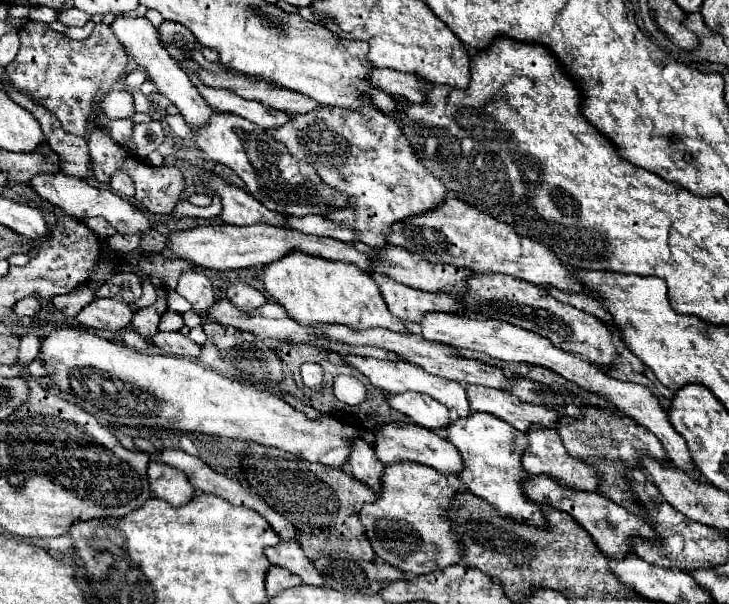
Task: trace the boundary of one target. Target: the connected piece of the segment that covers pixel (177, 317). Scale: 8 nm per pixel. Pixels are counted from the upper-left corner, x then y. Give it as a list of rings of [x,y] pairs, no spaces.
[[[166,310],[166,312],[162,314],[162,318],[160,318],[158,330],[166,330],[166,332],[178,332],[182,326],[184,326],[182,314],[180,314],[180,312],[174,312],[174,310]]]

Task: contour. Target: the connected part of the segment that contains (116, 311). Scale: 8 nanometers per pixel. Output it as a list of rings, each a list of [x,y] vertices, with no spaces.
[[[100,298],[90,302],[86,308],[82,308],[80,314],[76,316],[76,322],[86,328],[118,332],[130,326],[132,316],[134,316],[134,310],[130,304],[114,300],[114,298]]]

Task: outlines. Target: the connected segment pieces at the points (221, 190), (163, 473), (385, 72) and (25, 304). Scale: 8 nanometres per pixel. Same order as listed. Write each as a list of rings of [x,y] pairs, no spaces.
[[[208,174],[202,176],[202,184],[210,190],[214,190],[220,200],[222,200],[222,220],[226,224],[236,224],[236,226],[248,226],[248,224],[270,224],[270,226],[280,226],[280,228],[288,228],[284,226],[286,216],[268,210],[266,206],[262,206],[256,198],[252,198],[252,194],[224,182],[222,178],[218,178],[216,174]]]
[[[158,460],[150,462],[148,478],[154,496],[166,500],[172,506],[184,506],[196,496],[196,490],[192,488],[188,476],[182,470],[176,470]]]
[[[374,68],[370,80],[388,94],[396,94],[414,104],[424,104],[426,100],[426,86],[416,74],[404,74],[388,68]]]
[[[22,298],[20,302],[16,302],[14,306],[14,314],[28,320],[32,316],[36,316],[40,312],[40,302],[36,298]]]

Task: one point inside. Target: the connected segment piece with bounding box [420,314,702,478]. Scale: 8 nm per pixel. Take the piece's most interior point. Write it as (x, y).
(501, 340)

